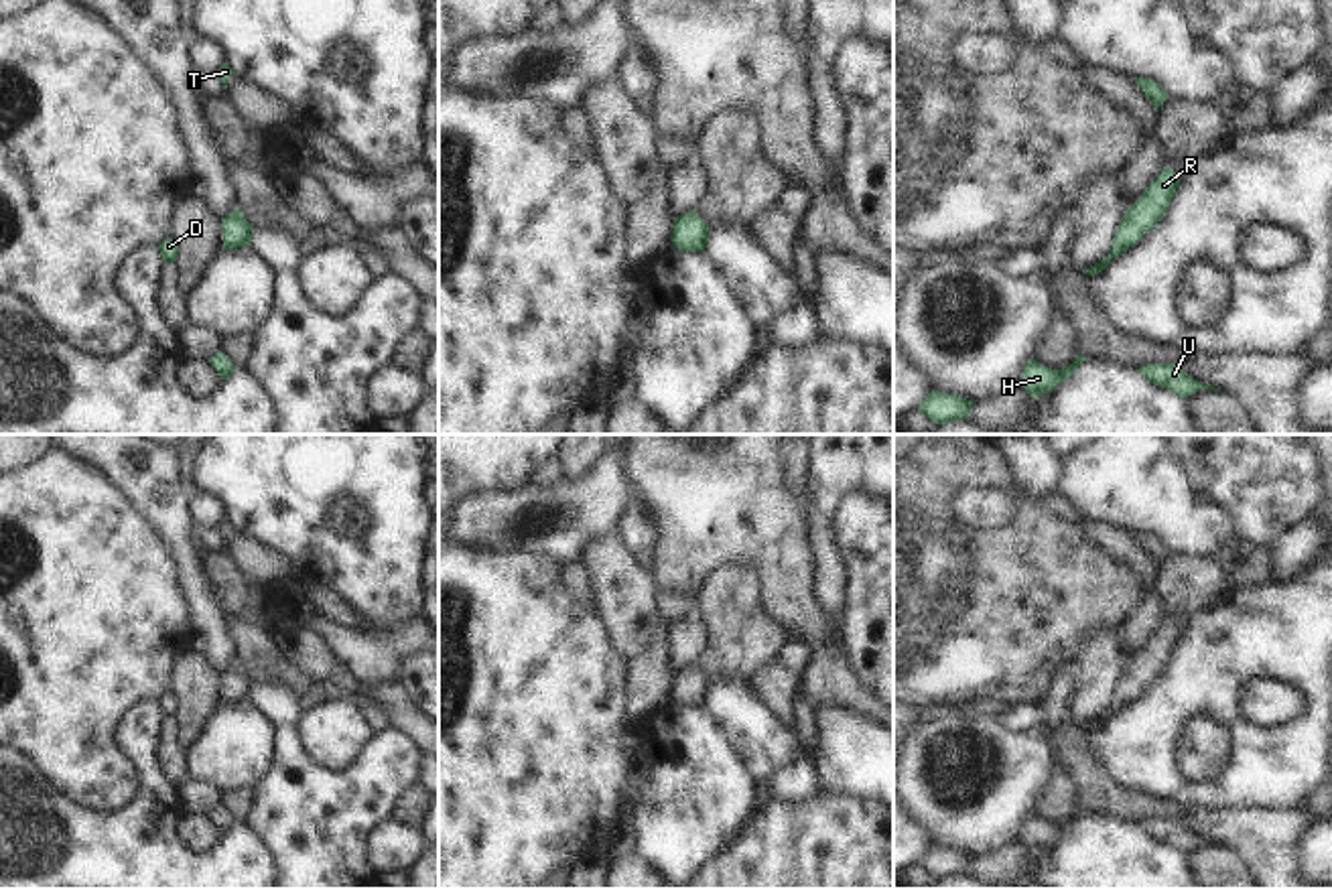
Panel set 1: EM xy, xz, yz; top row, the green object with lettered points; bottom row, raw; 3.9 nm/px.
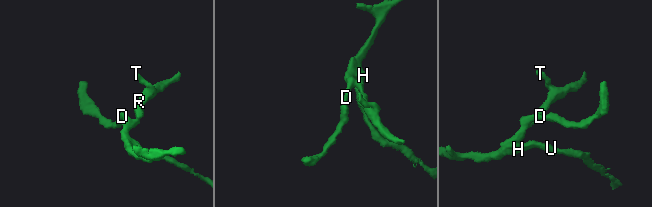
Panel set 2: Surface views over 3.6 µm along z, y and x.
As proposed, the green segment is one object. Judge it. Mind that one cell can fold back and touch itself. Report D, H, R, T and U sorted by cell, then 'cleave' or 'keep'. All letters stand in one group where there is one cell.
D H R T U | keep

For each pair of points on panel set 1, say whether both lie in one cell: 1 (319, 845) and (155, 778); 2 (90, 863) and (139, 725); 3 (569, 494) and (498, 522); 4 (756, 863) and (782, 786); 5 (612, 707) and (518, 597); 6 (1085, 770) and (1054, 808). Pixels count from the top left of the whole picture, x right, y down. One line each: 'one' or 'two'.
1: two
2: one
3: one
4: two
5: one
6: two

